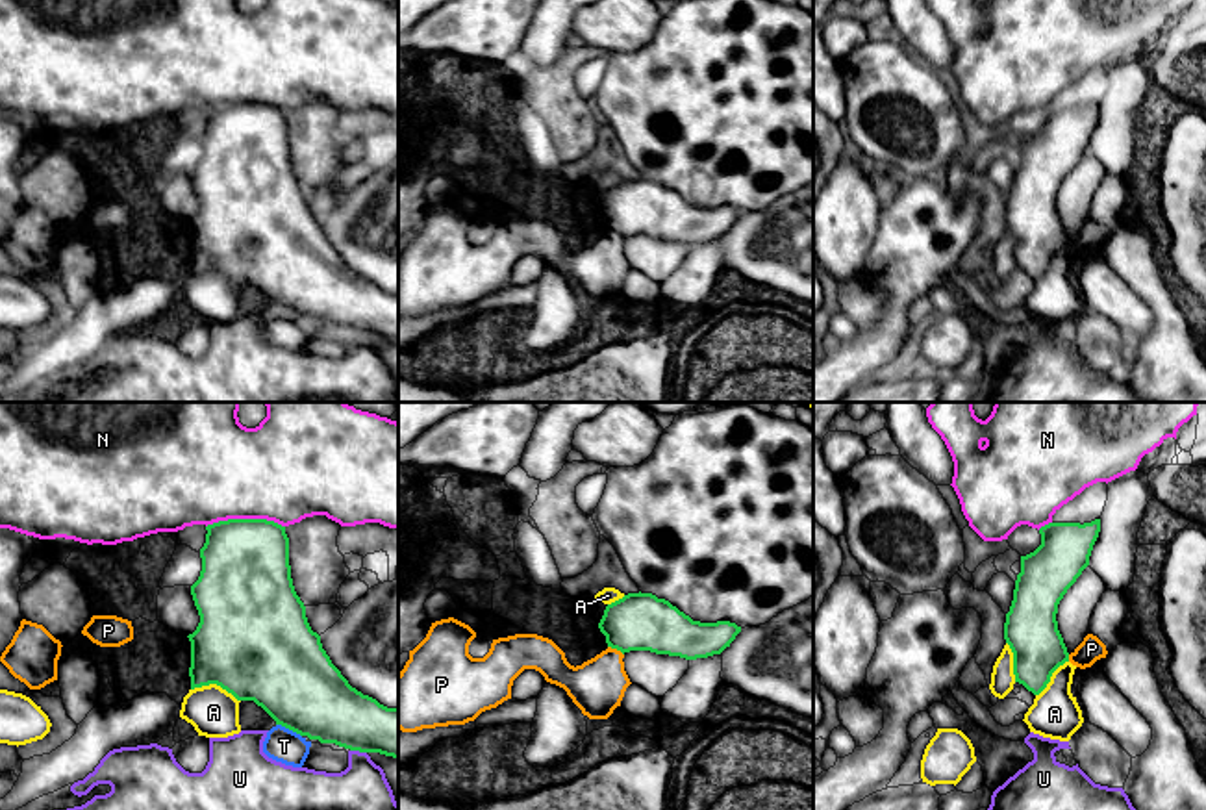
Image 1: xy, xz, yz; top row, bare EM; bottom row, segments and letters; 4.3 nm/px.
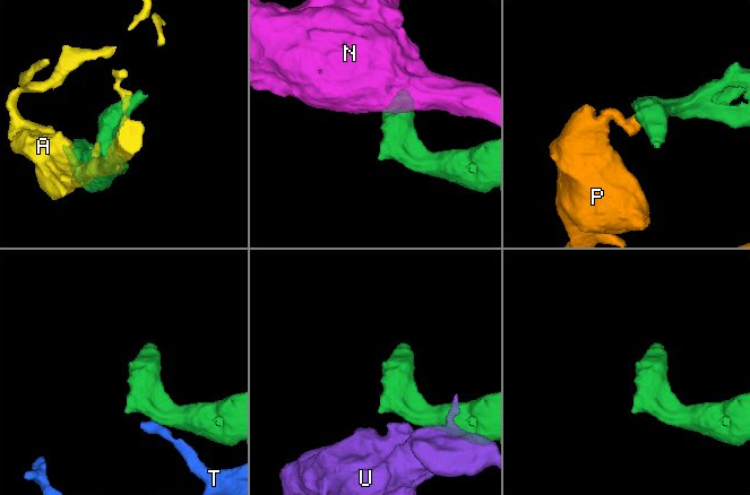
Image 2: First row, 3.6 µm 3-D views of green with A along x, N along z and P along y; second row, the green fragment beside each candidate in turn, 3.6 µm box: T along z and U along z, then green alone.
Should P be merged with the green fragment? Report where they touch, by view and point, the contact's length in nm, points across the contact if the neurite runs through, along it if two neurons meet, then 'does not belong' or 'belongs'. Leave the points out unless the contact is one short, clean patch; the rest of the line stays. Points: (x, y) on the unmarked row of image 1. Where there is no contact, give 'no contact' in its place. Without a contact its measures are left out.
xz (615, 232) | 80 nm | along xz (608, 230), (623, 240) | does not belong

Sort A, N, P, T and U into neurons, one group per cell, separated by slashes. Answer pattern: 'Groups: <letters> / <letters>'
Groups: A / N / P / T / U

